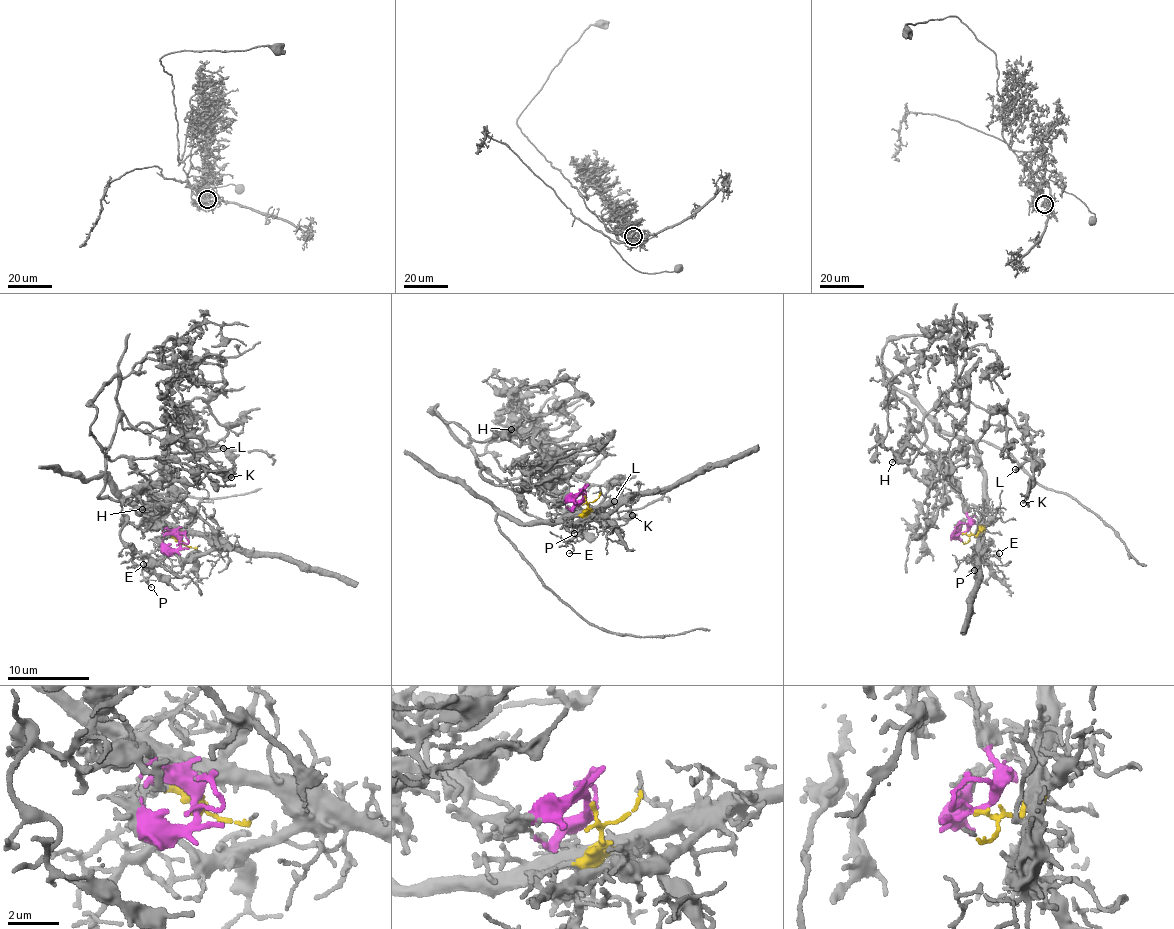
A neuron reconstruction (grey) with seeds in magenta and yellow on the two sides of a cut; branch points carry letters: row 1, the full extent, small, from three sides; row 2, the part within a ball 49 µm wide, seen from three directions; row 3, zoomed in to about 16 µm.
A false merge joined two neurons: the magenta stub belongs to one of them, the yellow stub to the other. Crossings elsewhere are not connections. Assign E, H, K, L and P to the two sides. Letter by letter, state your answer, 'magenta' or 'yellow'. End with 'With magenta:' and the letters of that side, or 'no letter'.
E: yellow
H: magenta
K: magenta
L: magenta
P: yellow
With magenta: H, K, L

